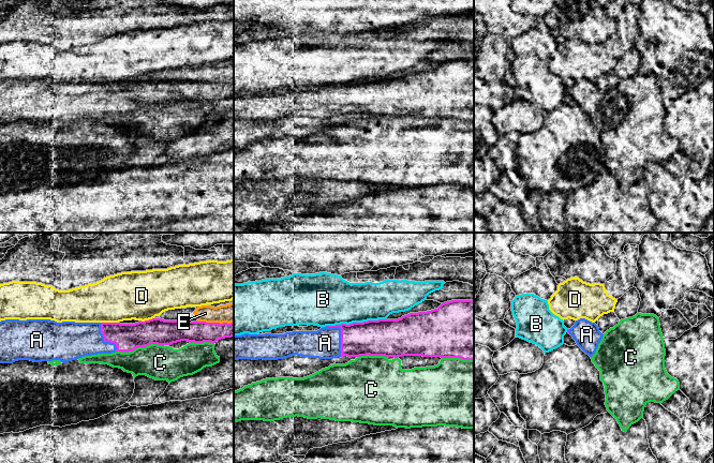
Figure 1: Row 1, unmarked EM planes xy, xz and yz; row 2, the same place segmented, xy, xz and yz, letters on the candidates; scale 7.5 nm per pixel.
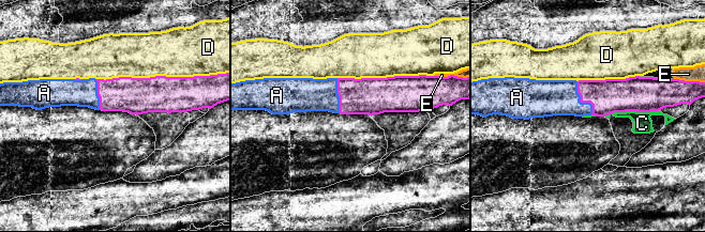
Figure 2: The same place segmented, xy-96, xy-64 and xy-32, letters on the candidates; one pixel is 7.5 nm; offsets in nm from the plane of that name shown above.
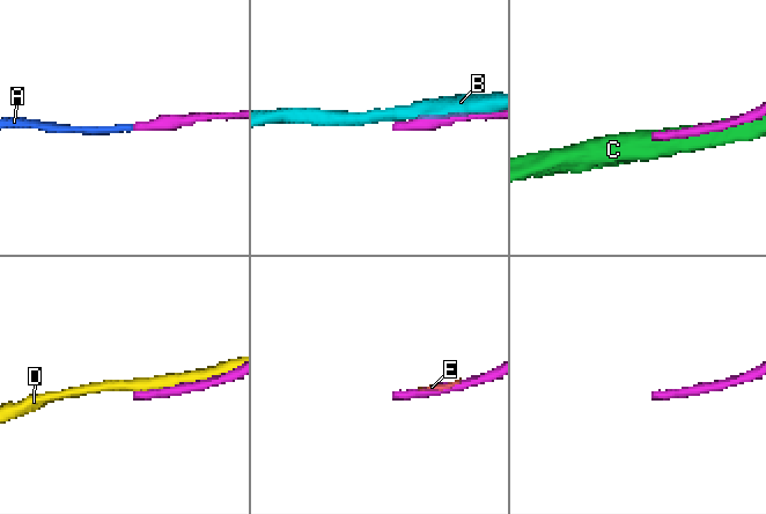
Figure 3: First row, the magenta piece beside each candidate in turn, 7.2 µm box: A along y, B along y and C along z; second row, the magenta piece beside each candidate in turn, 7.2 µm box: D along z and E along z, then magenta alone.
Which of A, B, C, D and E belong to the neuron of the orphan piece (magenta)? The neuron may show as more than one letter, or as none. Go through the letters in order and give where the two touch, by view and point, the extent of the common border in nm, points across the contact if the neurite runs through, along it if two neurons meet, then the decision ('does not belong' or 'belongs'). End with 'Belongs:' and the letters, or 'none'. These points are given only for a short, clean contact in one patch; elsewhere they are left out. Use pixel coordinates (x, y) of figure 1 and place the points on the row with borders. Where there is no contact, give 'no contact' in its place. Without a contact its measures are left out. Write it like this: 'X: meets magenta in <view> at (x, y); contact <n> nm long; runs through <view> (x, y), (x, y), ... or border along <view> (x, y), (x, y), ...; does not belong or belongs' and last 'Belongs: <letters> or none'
A: meets magenta in xz at (341, 335); contact 260 nm long; belongs
B: meets magenta in xz at (356, 323); contact 440 nm long; does not belong
C: meets magenta in xy at (139, 346); contact 360 nm long; does not belong
D: meets magenta in xy at (109, 323); contact 140 nm long; does not belong
E: meets magenta in xy at (216, 323); contact 280 nm long; does not belong
Belongs: A

